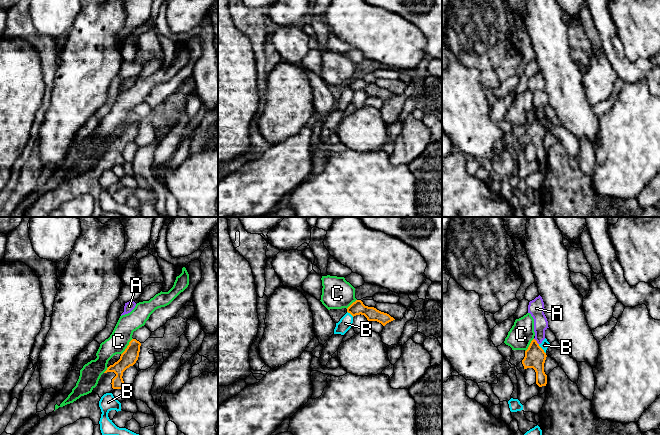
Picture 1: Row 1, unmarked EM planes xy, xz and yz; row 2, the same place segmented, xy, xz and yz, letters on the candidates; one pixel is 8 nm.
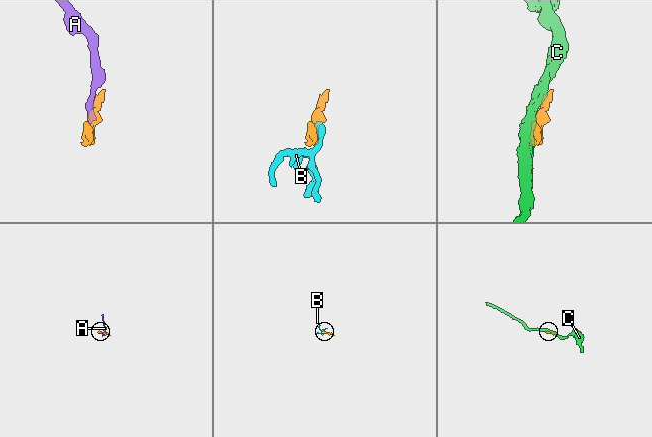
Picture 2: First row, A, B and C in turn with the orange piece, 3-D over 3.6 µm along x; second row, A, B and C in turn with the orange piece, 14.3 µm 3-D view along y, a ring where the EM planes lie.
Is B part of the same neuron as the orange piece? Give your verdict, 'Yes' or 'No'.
No

